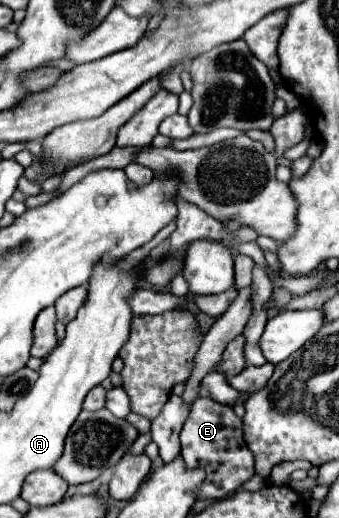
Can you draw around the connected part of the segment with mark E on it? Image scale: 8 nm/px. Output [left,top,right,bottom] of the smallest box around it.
[182,400,254,500]

